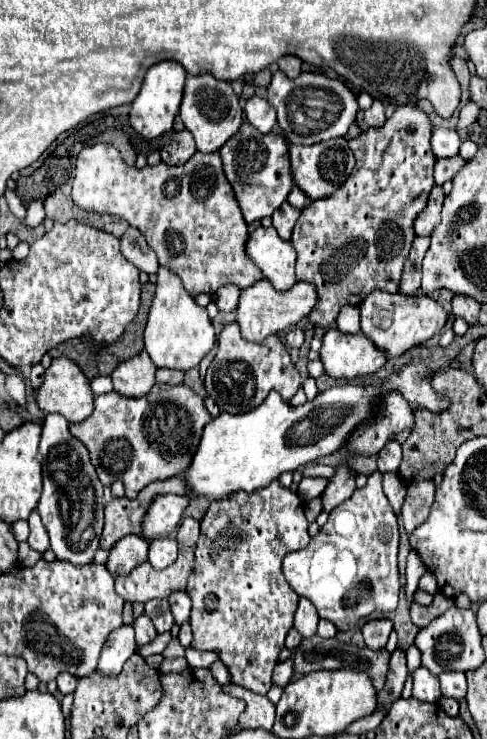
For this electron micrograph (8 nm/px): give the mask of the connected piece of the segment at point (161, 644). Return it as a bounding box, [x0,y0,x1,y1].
[139,632,171,656]

